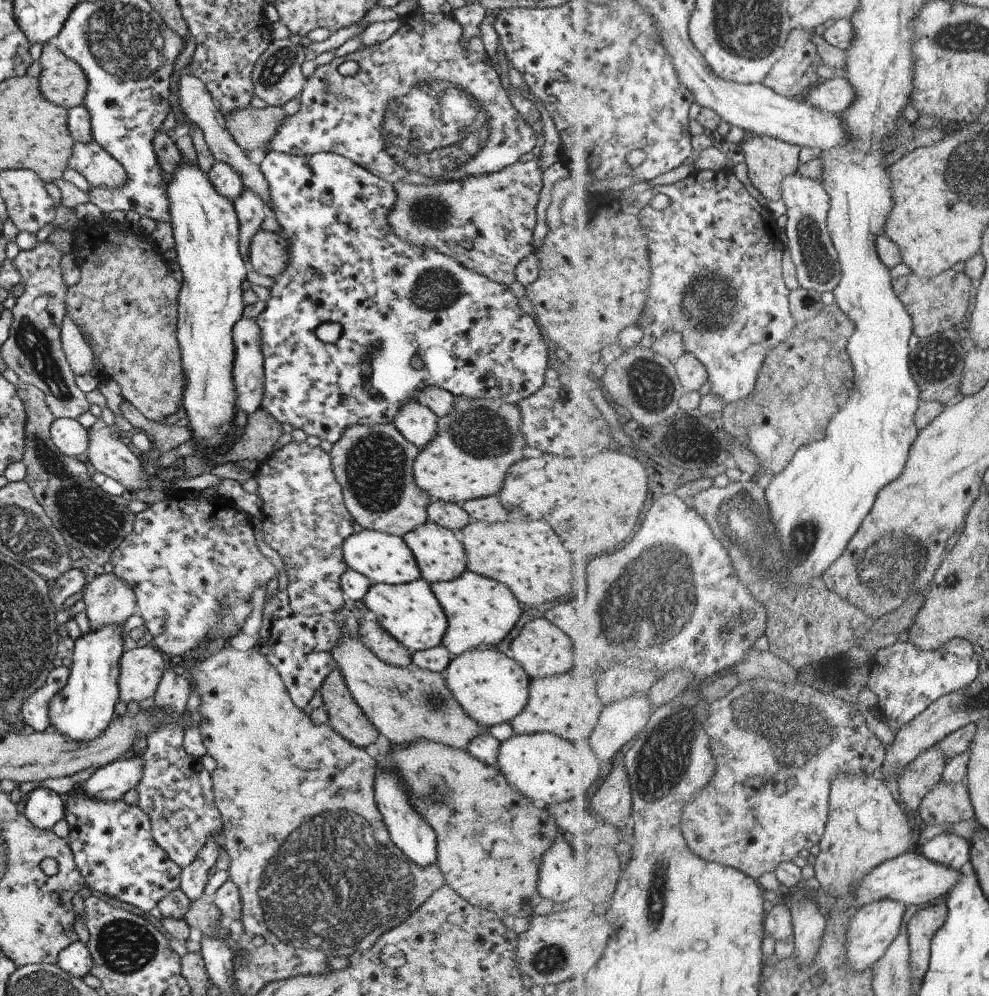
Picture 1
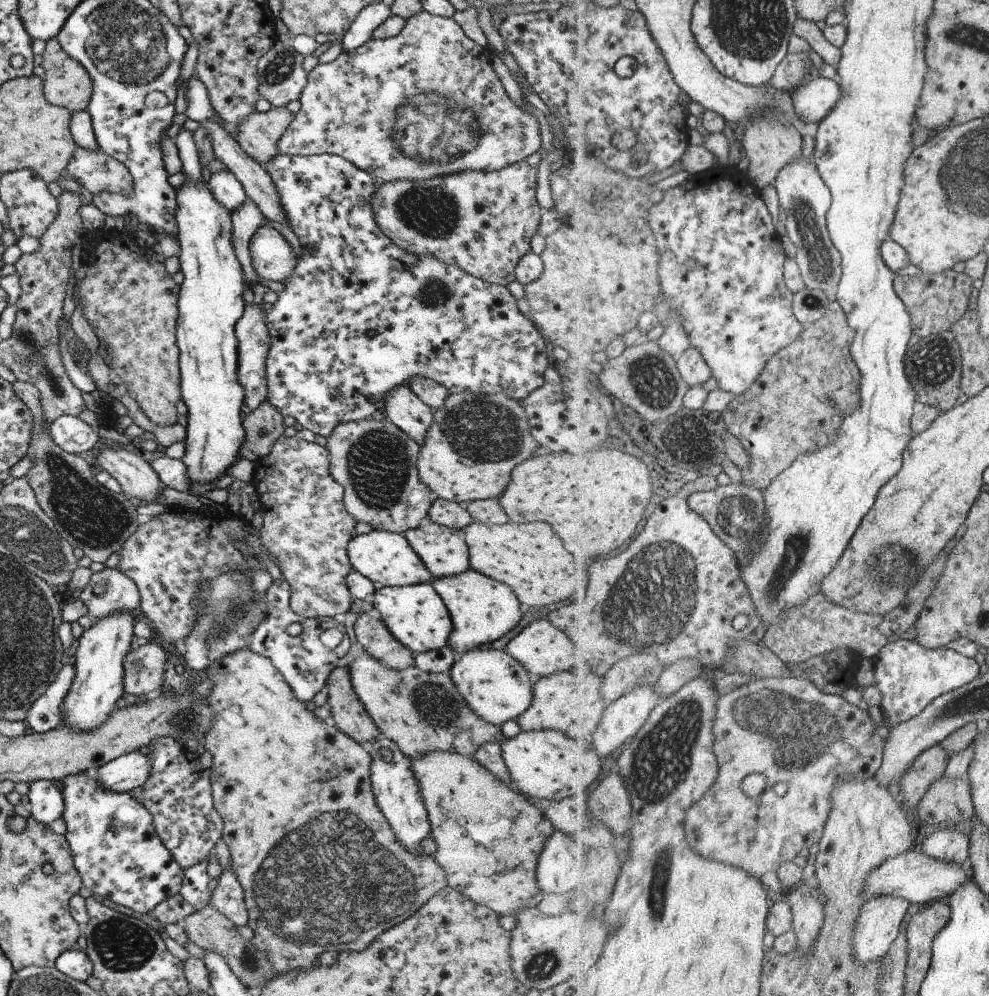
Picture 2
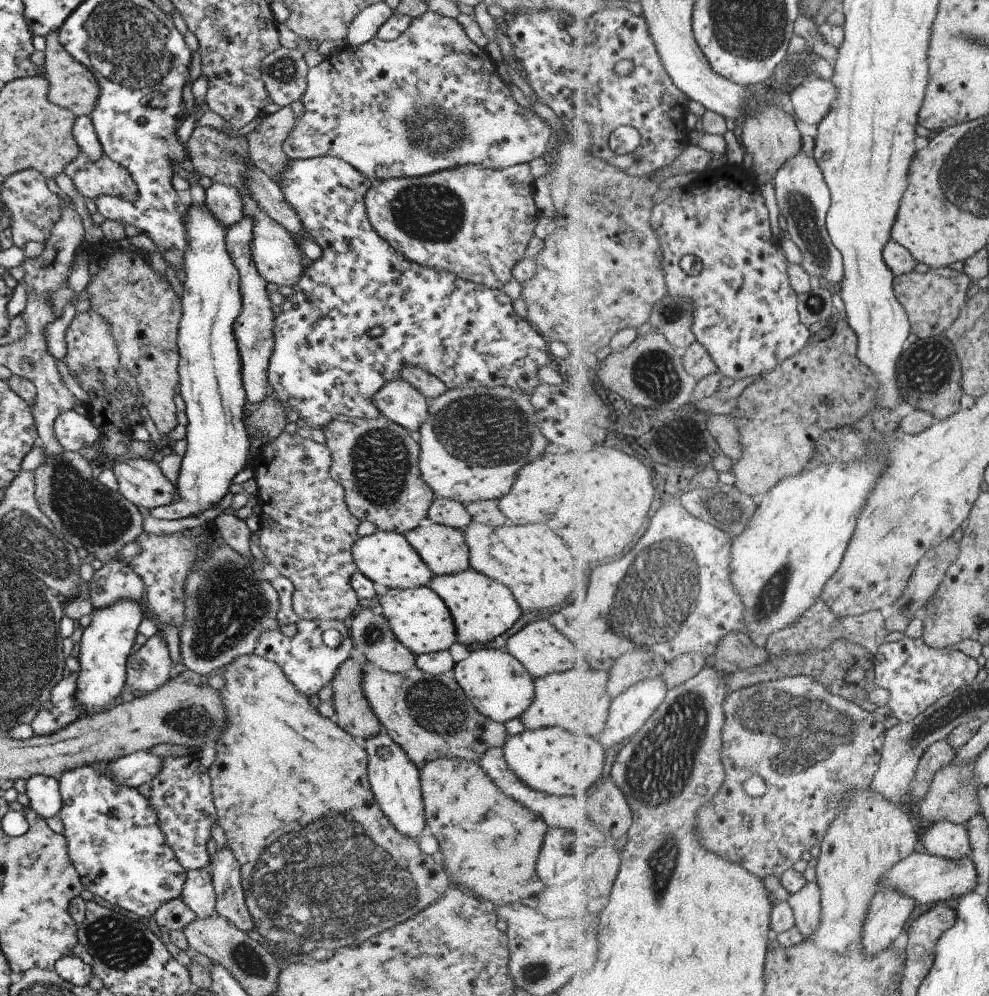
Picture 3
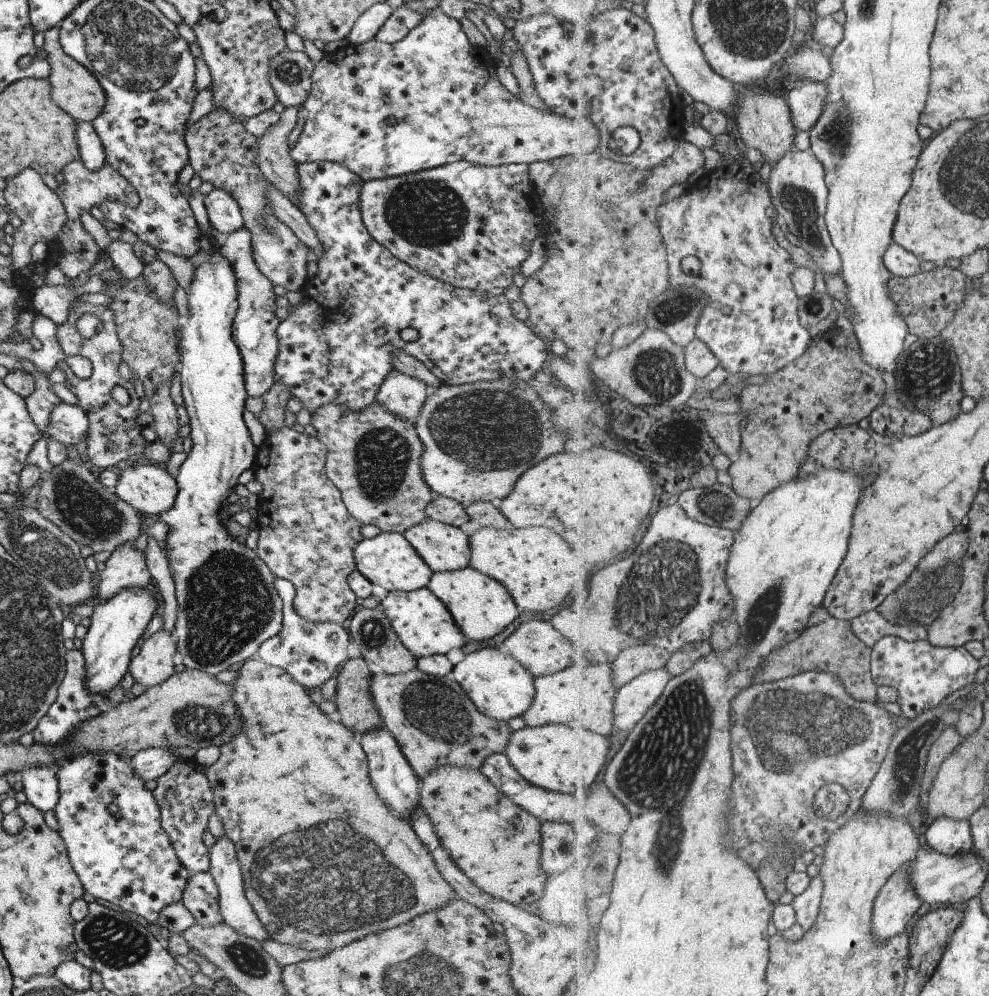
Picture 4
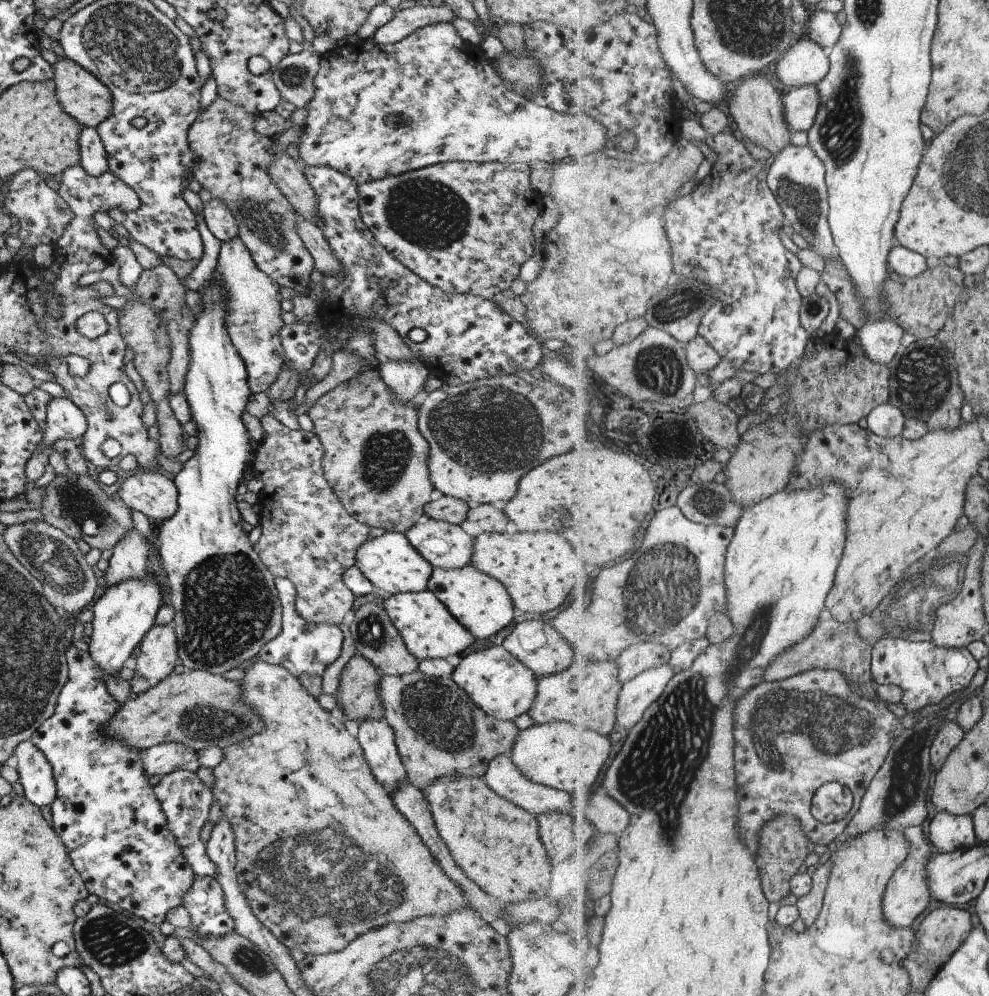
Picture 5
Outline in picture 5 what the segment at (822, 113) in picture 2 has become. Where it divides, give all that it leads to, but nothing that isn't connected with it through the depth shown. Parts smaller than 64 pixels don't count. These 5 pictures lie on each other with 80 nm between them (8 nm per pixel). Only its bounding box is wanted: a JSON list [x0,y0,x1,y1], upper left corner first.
[783,84,821,134]

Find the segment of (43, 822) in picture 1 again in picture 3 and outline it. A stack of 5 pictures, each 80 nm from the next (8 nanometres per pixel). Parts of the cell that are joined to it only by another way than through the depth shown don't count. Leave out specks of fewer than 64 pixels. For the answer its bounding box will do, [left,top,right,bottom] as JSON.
[25,775,61,819]

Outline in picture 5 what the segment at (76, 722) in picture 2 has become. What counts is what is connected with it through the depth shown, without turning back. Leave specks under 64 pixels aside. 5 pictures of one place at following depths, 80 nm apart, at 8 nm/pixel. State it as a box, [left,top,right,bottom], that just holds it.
[87,573,164,676]

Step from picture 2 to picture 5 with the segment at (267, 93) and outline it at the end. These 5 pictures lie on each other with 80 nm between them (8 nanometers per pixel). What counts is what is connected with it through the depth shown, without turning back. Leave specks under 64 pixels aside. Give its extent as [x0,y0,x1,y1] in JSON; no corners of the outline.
[271,49,320,108]

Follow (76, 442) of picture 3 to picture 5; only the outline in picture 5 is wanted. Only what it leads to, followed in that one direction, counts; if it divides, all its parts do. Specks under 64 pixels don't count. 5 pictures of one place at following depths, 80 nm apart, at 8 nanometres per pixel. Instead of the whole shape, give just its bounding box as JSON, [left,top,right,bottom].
[37,398,87,450]

